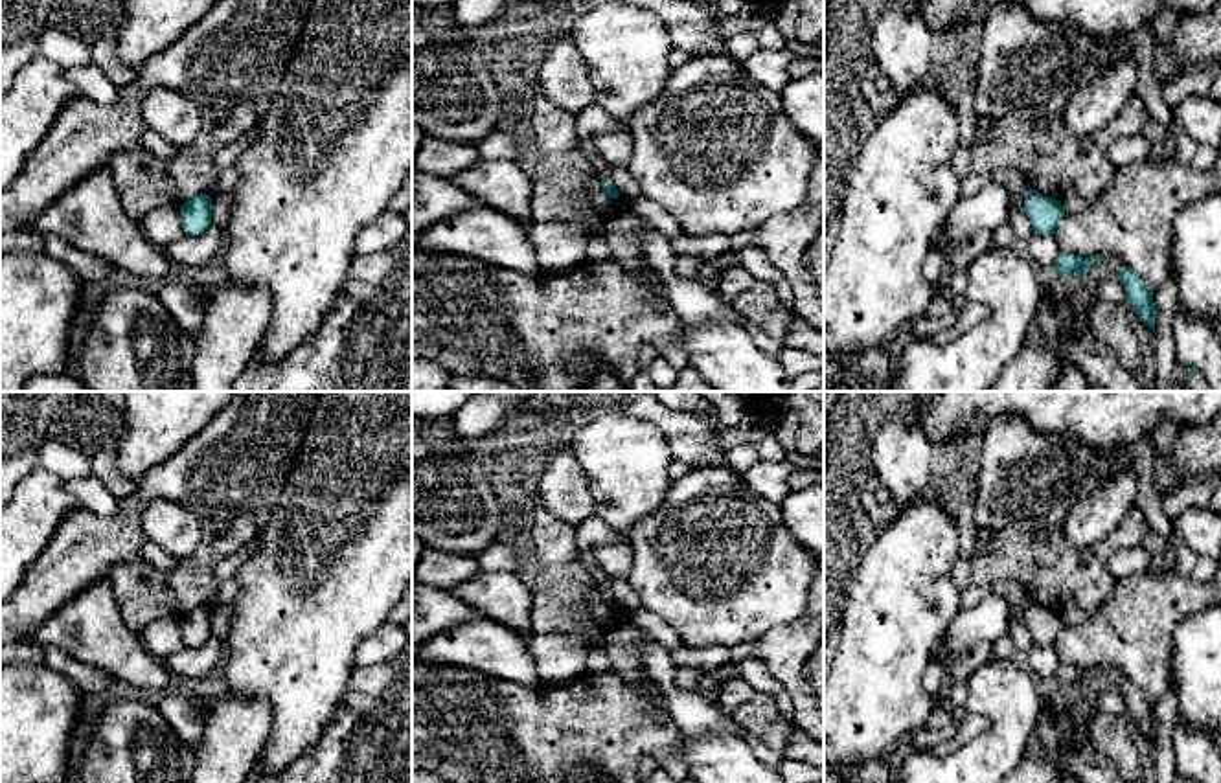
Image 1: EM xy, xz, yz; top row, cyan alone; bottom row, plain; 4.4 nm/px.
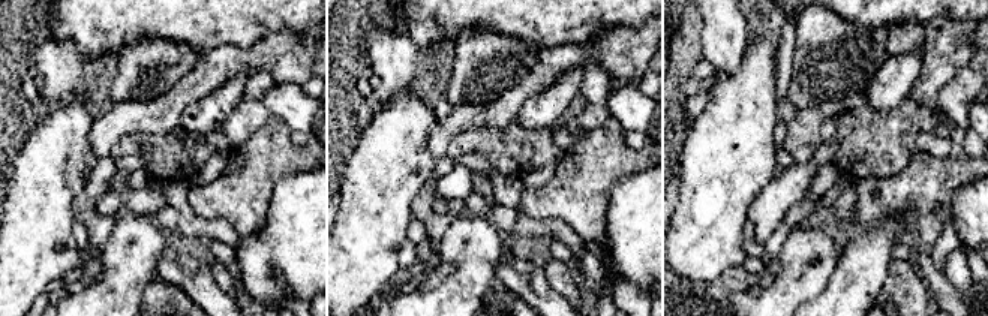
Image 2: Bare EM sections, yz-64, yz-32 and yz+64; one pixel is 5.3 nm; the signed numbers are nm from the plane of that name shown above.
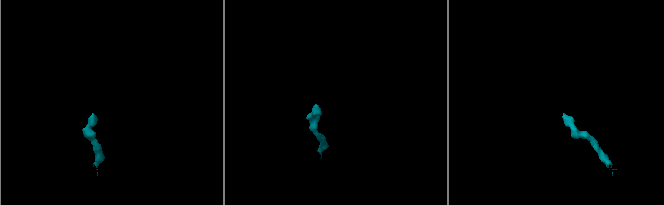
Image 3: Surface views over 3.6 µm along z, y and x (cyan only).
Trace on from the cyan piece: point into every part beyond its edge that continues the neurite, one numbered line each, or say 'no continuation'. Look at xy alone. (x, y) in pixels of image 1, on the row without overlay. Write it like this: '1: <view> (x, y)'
no continuation

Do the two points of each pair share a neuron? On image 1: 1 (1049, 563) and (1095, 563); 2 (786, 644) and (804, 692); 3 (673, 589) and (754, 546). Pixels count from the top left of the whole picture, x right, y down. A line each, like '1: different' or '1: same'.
1: same
2: same
3: same

